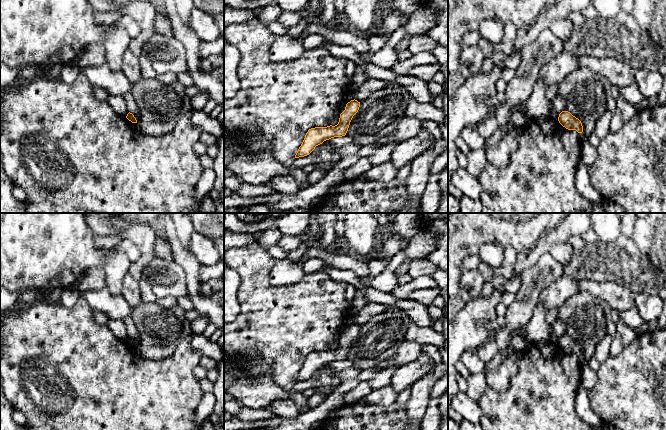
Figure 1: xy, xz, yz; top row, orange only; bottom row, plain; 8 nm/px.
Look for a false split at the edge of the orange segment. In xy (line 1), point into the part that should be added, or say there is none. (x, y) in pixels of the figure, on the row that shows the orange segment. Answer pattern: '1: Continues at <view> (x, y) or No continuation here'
1: No continuation here

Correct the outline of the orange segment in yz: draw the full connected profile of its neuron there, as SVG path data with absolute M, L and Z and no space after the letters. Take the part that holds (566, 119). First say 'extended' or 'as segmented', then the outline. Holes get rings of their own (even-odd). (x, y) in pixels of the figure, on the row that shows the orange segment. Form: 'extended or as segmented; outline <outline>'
as segmented; outline M562 111L558 117L559 123L568 130L576 130L578 133L583 132L581 121L568 111Z

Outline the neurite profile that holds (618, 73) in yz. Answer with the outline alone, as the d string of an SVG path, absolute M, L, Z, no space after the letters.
M580 56L577 61L577 69L581 68L590 68L618 87L635 82L635 70L628 64L614 58Z

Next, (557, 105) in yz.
M556 95L553 100L550 101L549 115L548 117L553 120L558 120L559 114L564 111L565 100L560 96Z

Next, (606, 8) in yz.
M591 0L590 3L601 18L615 17L621 10L621 0Z

